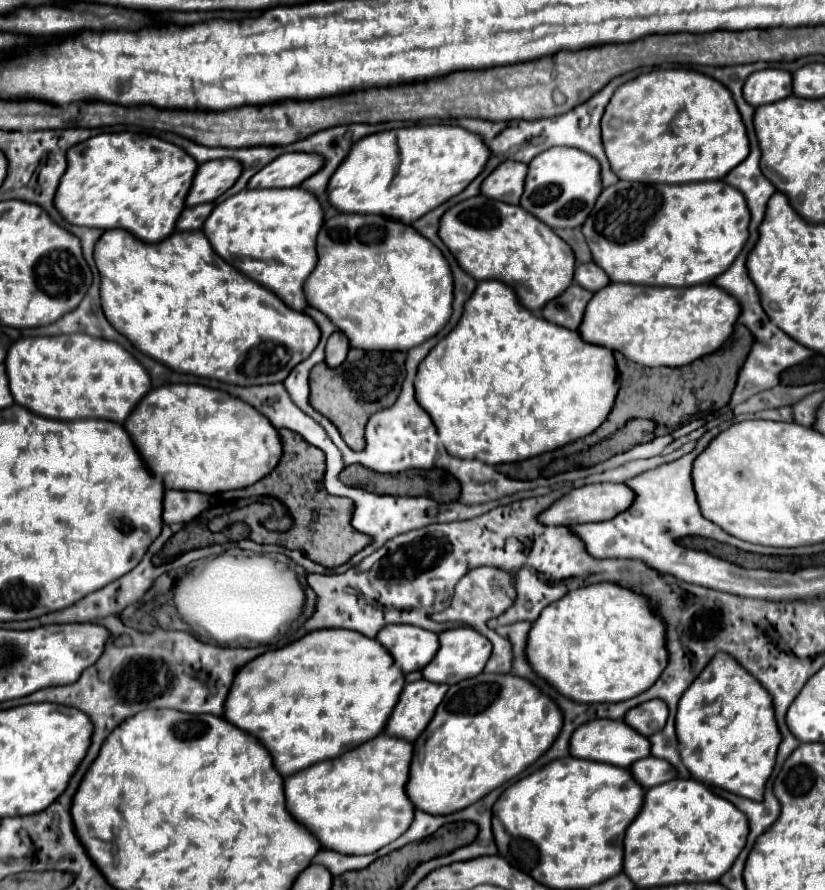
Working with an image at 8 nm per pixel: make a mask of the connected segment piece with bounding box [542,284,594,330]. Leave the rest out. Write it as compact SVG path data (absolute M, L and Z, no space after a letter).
M572 284L564 294L560 294L558 298L554 298L544 306L542 316L568 330L578 330L584 318L584 308L592 296L594 294L590 290L584 290L582 286Z

